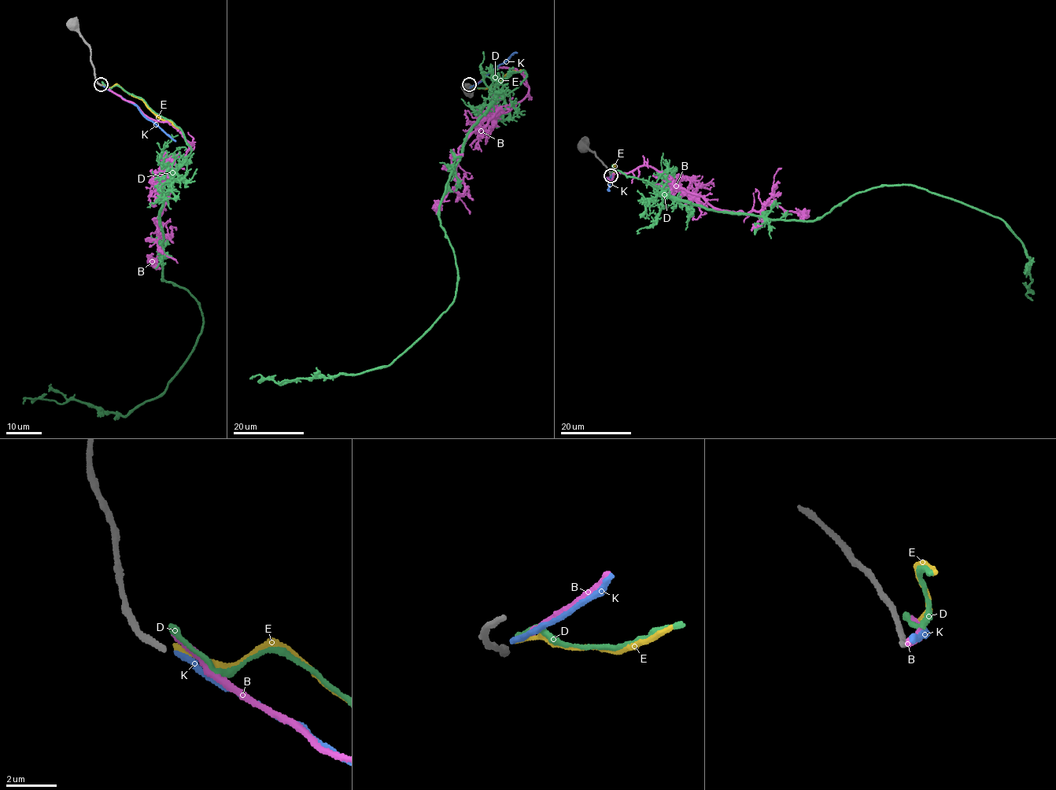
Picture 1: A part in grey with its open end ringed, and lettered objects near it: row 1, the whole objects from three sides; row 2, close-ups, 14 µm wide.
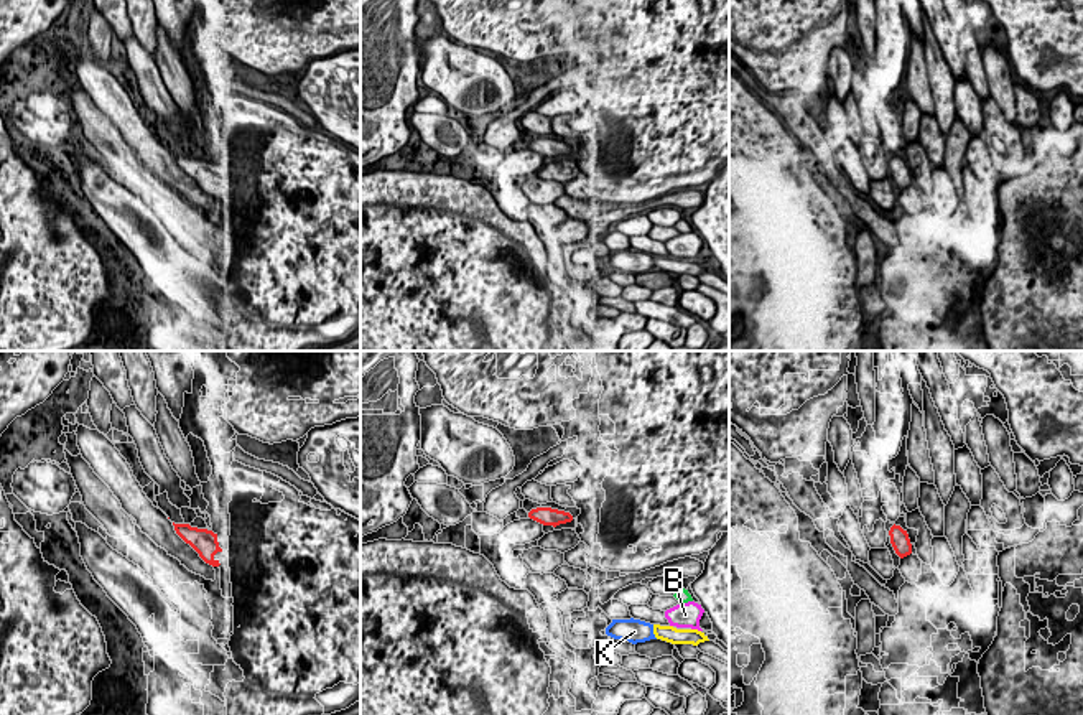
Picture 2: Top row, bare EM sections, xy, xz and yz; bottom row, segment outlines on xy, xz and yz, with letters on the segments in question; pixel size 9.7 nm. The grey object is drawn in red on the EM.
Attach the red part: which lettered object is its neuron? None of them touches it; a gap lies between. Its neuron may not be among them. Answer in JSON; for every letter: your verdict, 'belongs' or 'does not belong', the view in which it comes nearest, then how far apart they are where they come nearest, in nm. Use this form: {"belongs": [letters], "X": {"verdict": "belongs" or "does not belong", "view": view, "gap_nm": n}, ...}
{"belongs": ["E"], "B": {"verdict": "does not belong", "view": "xz", "gap_nm": 1300}, "D": {"verdict": "does not belong", "view": "xz", "gap_nm": 1250}, "E": {"verdict": "belongs", "view": "xz", "gap_nm": 1300}, "K": {"verdict": "does not belong", "view": "xz", "gap_nm": 1050}}

